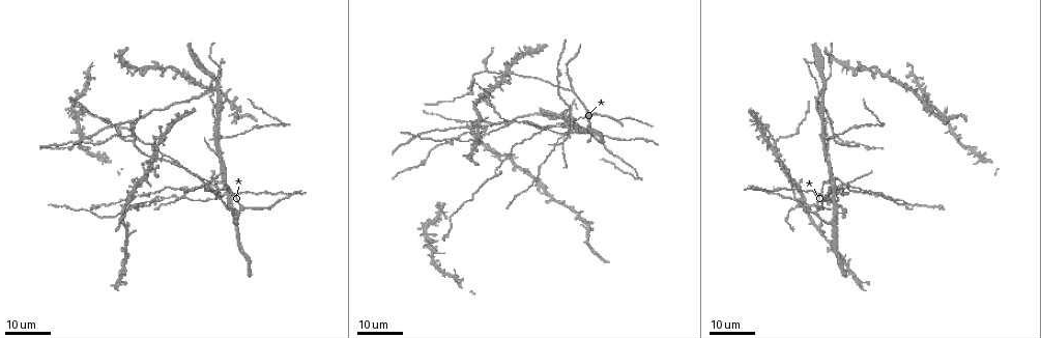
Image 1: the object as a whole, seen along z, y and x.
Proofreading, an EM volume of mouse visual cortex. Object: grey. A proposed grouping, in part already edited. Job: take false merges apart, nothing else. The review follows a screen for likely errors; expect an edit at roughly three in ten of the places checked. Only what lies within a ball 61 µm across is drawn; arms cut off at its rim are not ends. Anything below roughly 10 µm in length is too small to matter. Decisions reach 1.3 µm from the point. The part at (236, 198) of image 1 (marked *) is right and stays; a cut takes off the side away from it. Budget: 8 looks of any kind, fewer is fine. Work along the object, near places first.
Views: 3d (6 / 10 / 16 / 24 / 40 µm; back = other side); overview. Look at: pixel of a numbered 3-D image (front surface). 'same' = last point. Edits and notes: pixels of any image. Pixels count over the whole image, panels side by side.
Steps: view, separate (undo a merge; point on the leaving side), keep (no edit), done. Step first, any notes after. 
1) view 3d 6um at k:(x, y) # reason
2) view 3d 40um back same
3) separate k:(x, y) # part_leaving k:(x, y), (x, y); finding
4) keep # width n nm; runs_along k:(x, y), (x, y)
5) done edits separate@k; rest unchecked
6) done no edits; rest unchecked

view 3d 24um at 1:(849, 185) # four arms meet

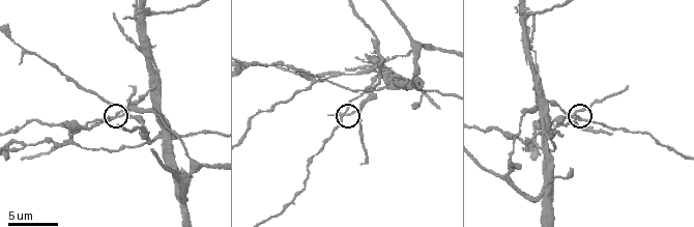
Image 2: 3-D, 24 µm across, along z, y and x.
view 3d 6um at 2:(345, 114)

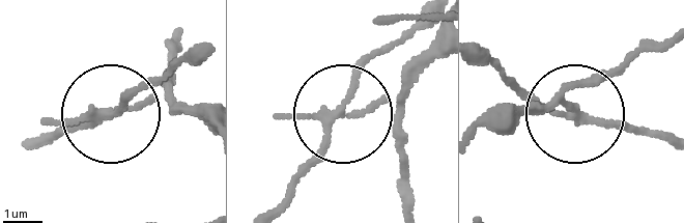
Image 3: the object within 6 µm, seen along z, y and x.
separate 3:(382, 96) # arms 4; part_leaving 3:(329, 113), (385, 104), (437, 34); two cells meet here

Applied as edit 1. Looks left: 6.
view 3d 16um at 2:(149, 89)

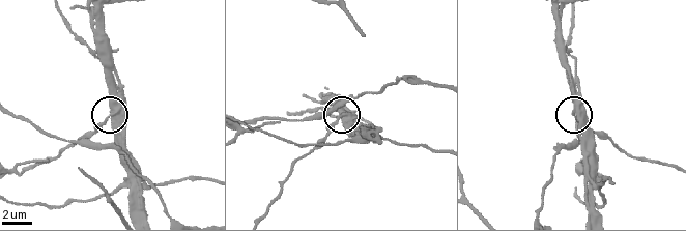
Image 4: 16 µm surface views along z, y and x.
keep # runs_along 4:(588, 212), (588, 134), (575, 117), (597, 137); one cell here

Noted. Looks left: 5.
view 3d 24um at 1:(823, 136)

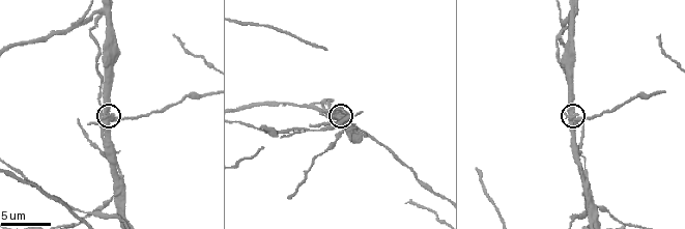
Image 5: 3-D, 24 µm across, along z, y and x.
view 3d 10um at 5:(574, 113)

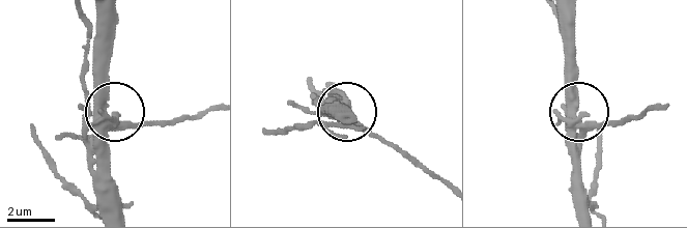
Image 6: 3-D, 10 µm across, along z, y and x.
separate 6:(133, 123) # part_leaving 6:(581, 132), (653, 108); a second cell is stuck on

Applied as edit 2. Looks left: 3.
view overview

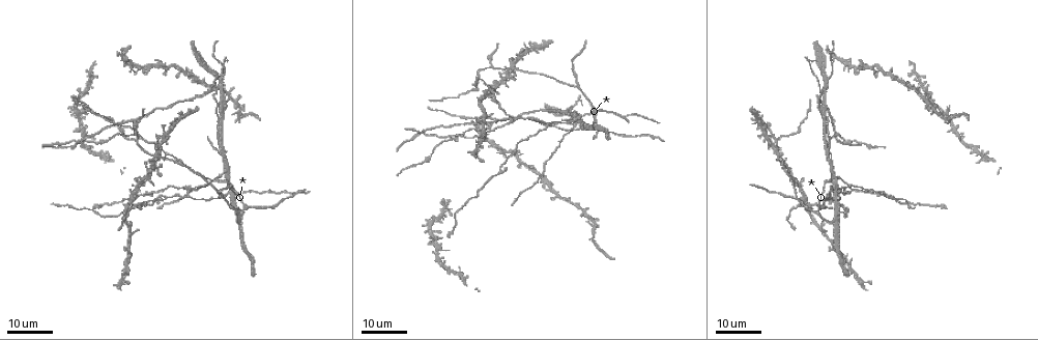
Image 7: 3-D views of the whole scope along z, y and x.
view 3d 16um at 7:(160, 197)

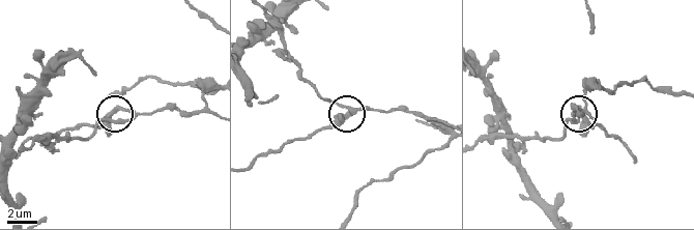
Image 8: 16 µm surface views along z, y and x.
view 3d 10um at 8:(120, 119)

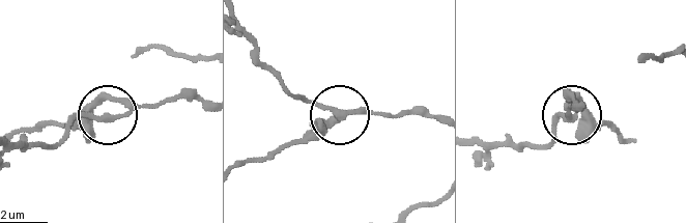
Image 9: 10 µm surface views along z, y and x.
separate 9:(324, 107) # side_arm 19 um; part_leaving 9:(363, 109), (322, 109), (298, 99), (263, 61), (246, 31); two cells meet here

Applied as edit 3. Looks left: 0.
done edits separate@3, separate@6, separate@9; rest unchecked

